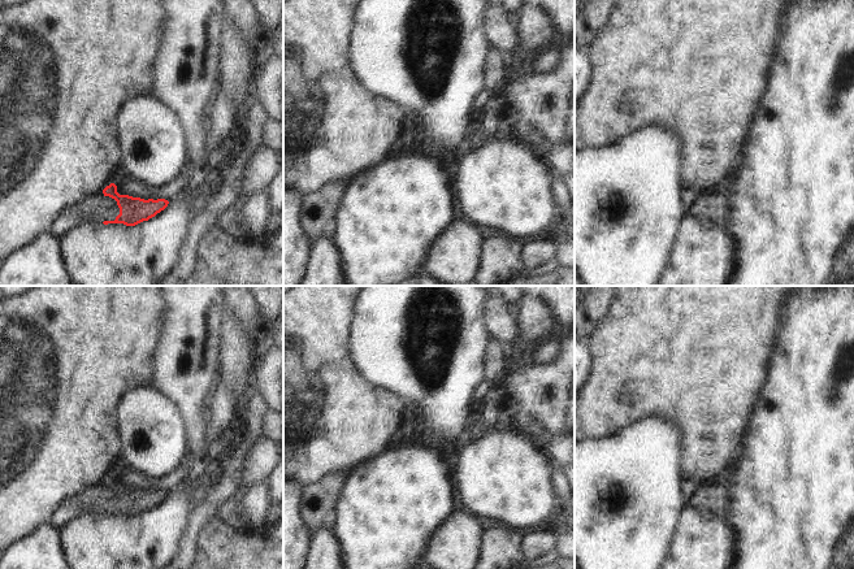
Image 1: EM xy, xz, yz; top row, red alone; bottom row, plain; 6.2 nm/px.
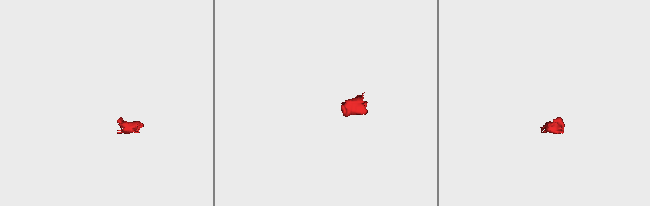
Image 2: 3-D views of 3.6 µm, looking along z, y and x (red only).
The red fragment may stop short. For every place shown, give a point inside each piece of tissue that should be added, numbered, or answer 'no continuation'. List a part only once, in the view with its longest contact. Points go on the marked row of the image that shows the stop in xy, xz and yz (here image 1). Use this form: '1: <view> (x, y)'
1: xy (98, 208)

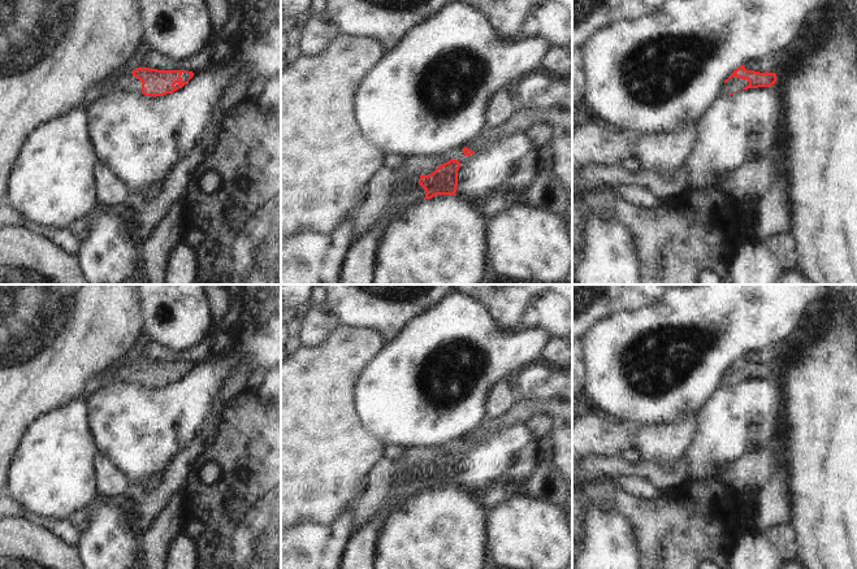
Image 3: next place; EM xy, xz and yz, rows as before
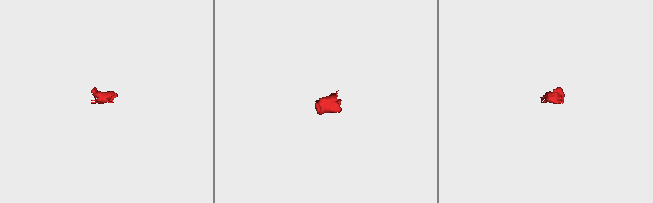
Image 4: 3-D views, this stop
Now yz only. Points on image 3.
1: yz (734, 85)

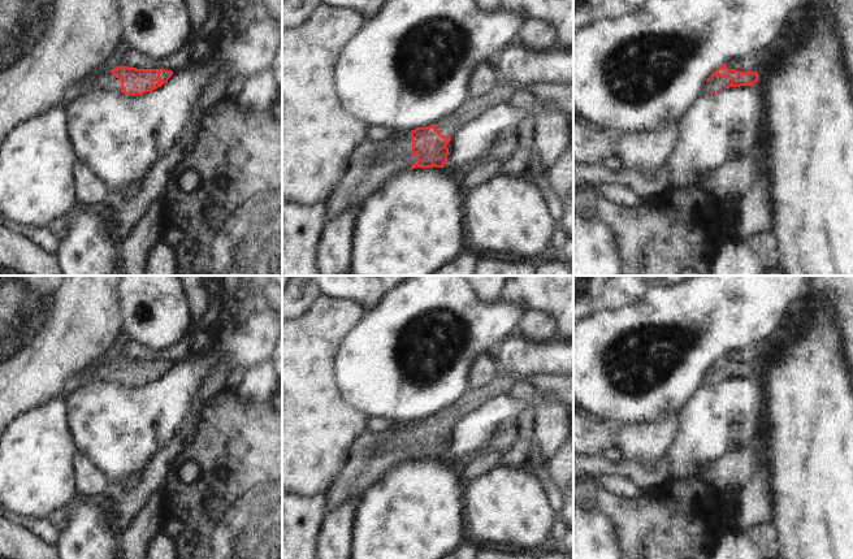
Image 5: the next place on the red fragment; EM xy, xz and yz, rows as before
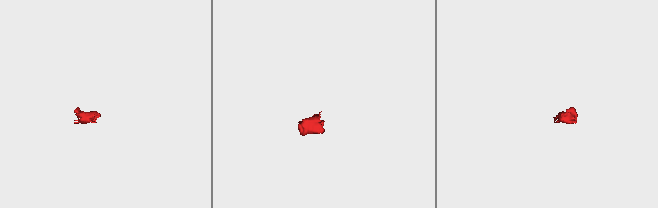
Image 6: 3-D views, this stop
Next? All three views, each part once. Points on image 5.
1: xz (371, 164)
2: yz (715, 83)

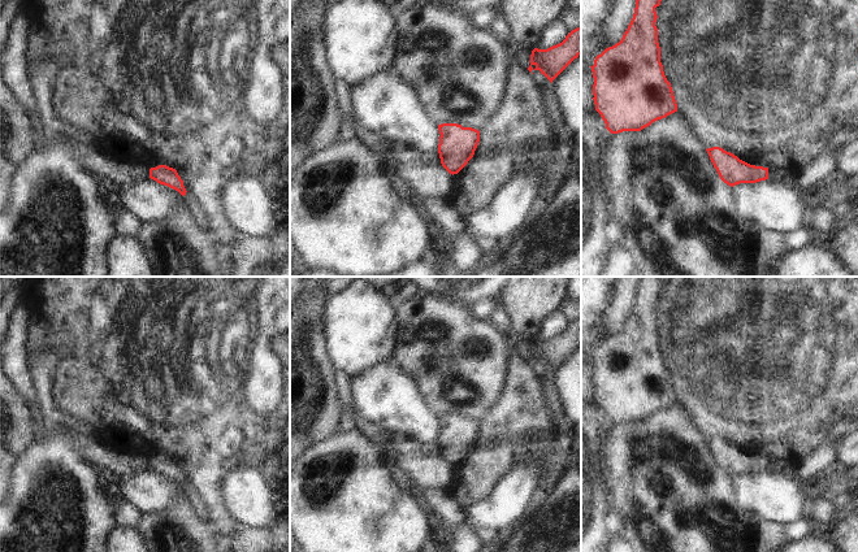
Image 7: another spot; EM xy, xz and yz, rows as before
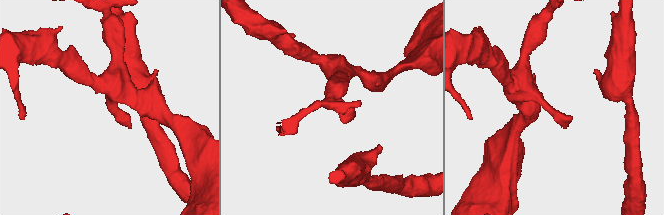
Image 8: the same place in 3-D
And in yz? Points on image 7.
no continuation

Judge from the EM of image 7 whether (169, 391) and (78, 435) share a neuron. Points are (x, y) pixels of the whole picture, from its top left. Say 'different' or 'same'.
different

